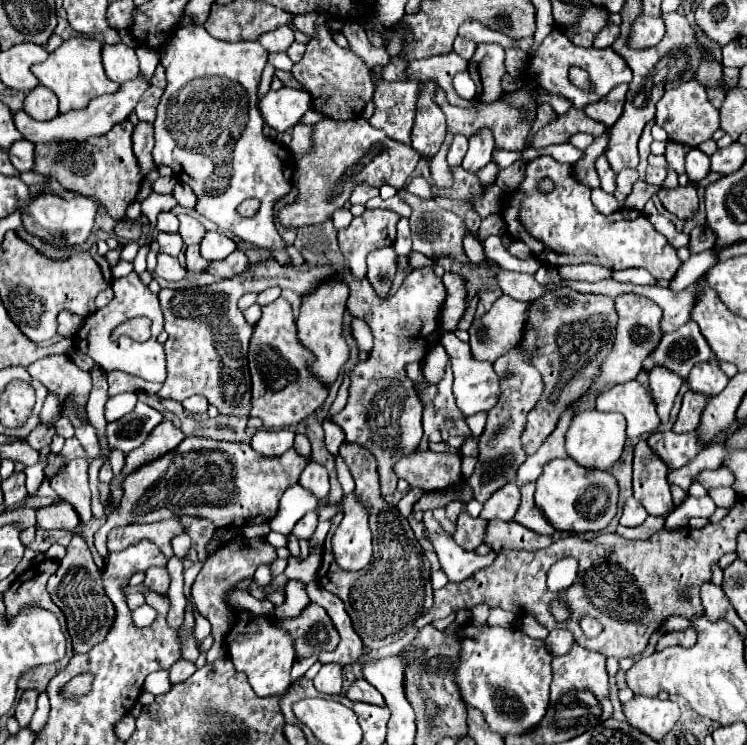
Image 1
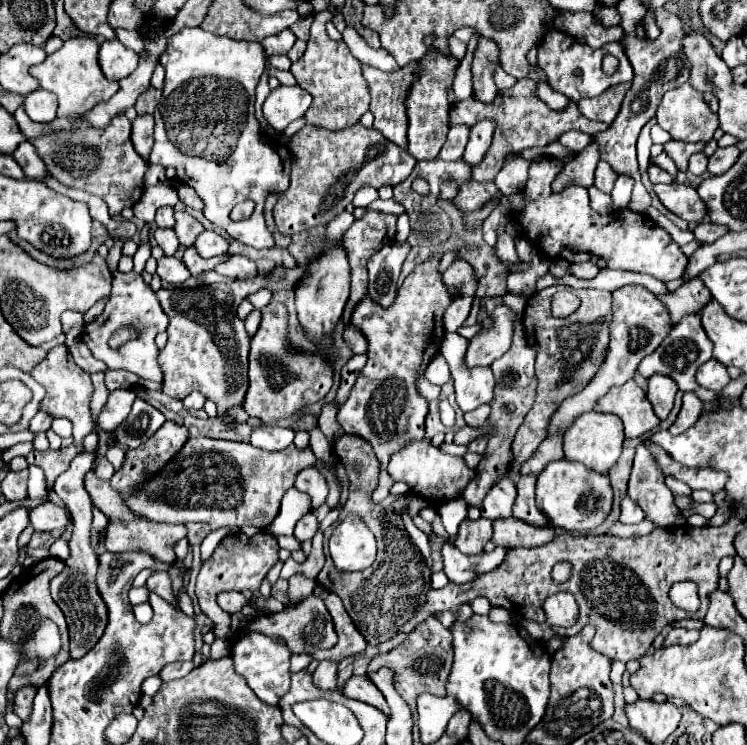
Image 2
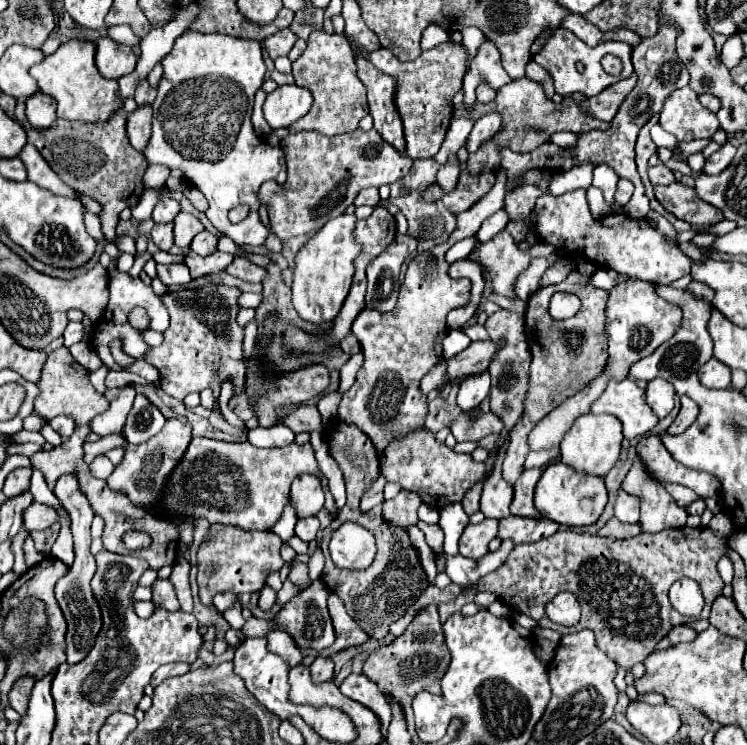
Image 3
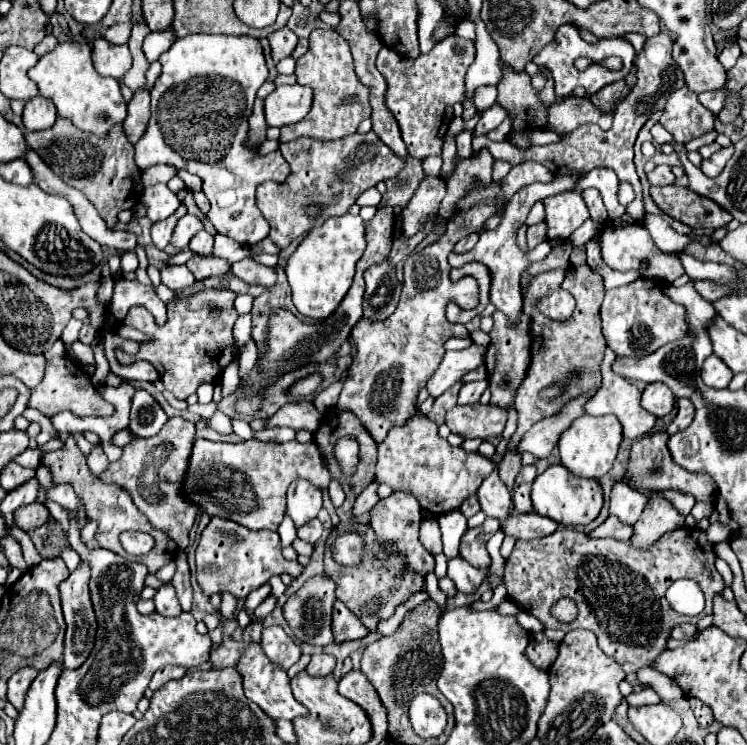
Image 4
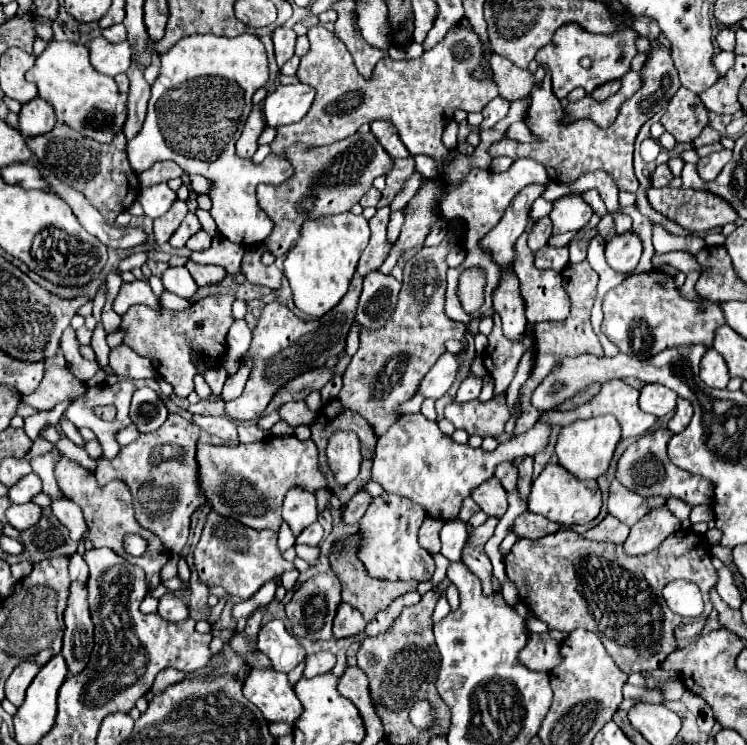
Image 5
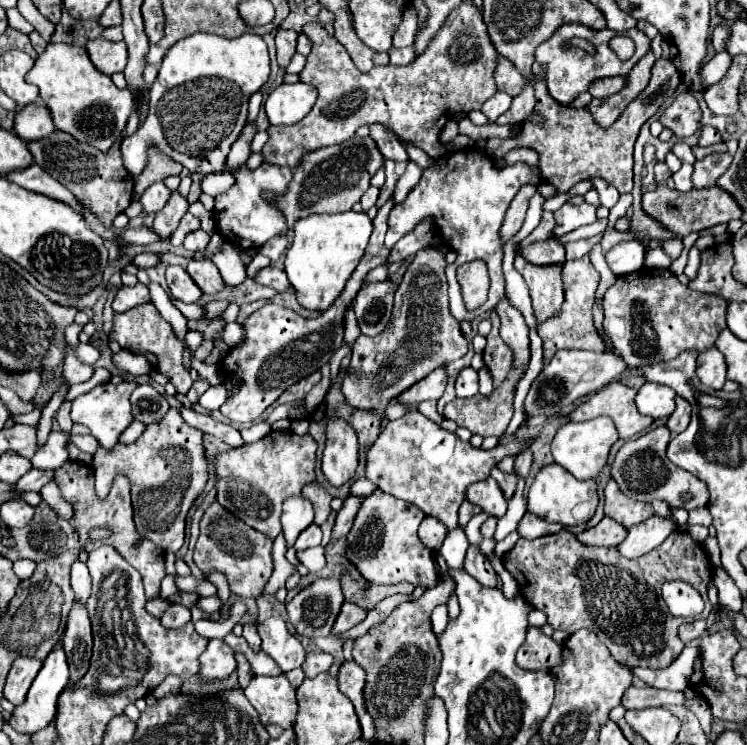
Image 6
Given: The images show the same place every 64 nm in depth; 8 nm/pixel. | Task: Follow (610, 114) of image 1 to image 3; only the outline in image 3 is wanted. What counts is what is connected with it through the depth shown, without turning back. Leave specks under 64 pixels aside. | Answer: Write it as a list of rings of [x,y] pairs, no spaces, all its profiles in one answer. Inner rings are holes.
[[[636,76],[626,78],[622,82],[616,82],[616,84],[608,86],[604,92],[600,92],[600,96],[580,100],[578,104],[580,104],[580,108],[584,108],[584,112],[588,112],[588,116],[592,116],[596,120],[612,122],[620,104],[624,102],[626,94],[634,88],[634,84],[636,84]]]

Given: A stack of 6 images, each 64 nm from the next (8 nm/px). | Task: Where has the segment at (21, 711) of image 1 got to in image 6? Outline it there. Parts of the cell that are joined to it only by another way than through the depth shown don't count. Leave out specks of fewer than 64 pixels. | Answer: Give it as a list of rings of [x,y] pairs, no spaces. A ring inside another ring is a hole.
[[[28,656],[16,658],[8,672],[8,680],[4,686],[4,698],[10,700],[14,706],[22,704],[26,700],[26,692],[40,668],[42,668],[42,662],[36,658],[28,658]]]

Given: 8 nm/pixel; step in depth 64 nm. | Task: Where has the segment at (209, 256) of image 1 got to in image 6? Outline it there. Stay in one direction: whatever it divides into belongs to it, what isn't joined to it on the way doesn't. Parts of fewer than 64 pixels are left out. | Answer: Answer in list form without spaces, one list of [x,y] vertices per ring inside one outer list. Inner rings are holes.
[[[196,230],[196,232],[186,236],[184,248],[190,252],[198,252],[198,250],[204,250],[208,246],[208,240],[210,240],[210,236],[204,230]]]

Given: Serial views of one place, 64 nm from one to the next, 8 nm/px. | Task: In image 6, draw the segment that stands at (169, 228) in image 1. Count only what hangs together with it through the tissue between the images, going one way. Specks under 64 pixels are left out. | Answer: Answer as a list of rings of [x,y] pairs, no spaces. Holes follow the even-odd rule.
[[[156,182],[140,196],[140,204],[144,206],[144,212],[156,214],[156,212],[160,212],[160,208],[164,208],[170,194],[172,192],[166,188],[164,182]]]

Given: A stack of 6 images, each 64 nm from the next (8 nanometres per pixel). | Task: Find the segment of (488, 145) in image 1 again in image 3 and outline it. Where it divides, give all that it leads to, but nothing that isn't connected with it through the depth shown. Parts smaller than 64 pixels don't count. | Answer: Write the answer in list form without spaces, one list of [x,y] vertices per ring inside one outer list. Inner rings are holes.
[[[492,112],[492,114],[484,114],[482,118],[478,118],[468,136],[468,144],[466,144],[468,154],[478,152],[480,146],[486,144],[498,132],[498,128],[500,128],[500,114]]]

